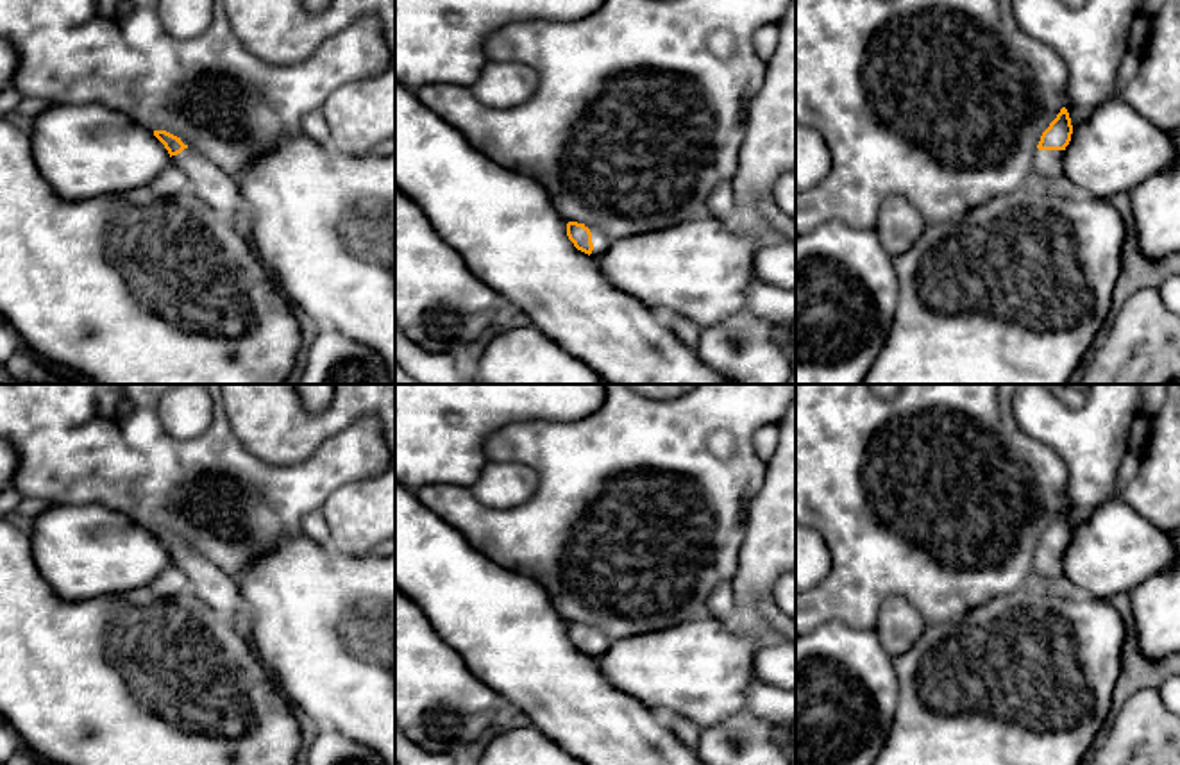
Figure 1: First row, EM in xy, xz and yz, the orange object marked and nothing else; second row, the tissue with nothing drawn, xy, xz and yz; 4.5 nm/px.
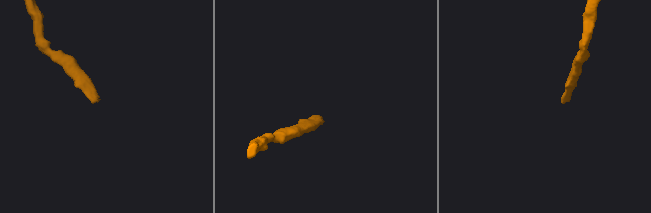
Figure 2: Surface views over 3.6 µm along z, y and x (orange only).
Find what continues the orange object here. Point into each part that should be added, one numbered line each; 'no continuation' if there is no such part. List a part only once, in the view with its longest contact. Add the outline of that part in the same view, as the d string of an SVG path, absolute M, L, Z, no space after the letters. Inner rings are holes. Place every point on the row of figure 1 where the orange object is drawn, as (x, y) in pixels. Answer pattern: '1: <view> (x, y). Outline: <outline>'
1: xz (601, 243). Outline: M585 225L585 227L588 227L592 232L594 250L590 256L599 257L606 254L611 241L604 236L604 232L599 227L594 227L594 225Z

